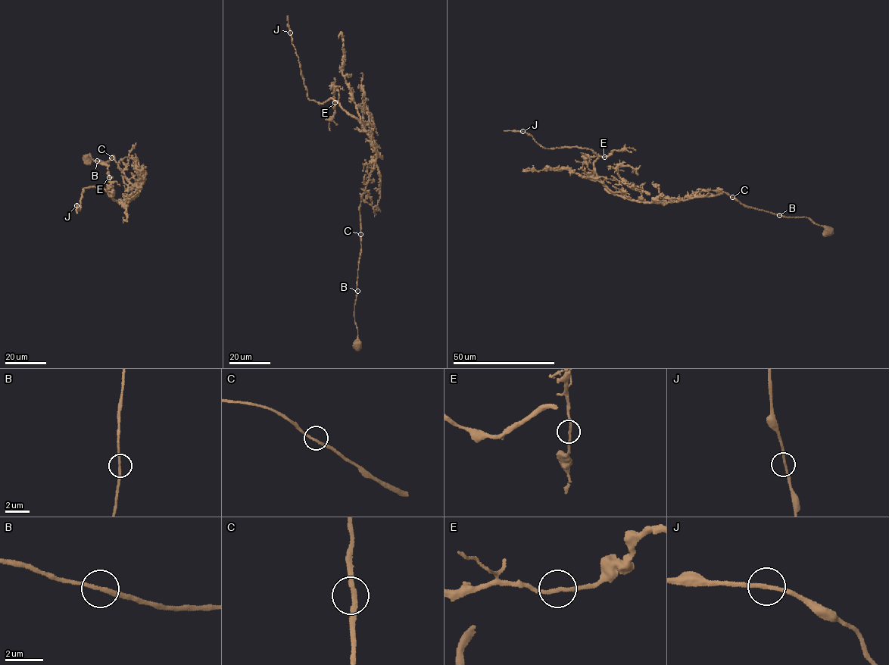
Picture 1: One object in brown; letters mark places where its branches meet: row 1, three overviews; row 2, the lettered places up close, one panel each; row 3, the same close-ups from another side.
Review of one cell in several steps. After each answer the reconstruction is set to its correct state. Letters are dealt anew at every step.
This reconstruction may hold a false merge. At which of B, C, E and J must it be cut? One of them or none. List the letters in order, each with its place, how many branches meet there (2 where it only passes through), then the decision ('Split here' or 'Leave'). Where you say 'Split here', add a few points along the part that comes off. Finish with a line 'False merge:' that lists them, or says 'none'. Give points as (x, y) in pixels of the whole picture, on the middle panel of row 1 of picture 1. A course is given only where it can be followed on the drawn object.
B: Place: (357, 291). Branches: 2. Leave
C: Place: (360, 234). Branches: 2. Leave
E: Place: (335, 102). Branches: 2. Leave
J: Place: (290, 32). Branches: 2. Leave
False merge: none

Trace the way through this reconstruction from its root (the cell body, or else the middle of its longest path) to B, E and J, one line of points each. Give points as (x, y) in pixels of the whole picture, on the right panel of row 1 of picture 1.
B: (828, 231), (808, 218), (780, 215)
E: (828, 231), (719, 191), (631, 201), (588, 168), (587, 157), (604, 157)
J: (828, 231), (719, 191), (631, 201), (606, 189), (594, 151), (544, 148), (522, 131)

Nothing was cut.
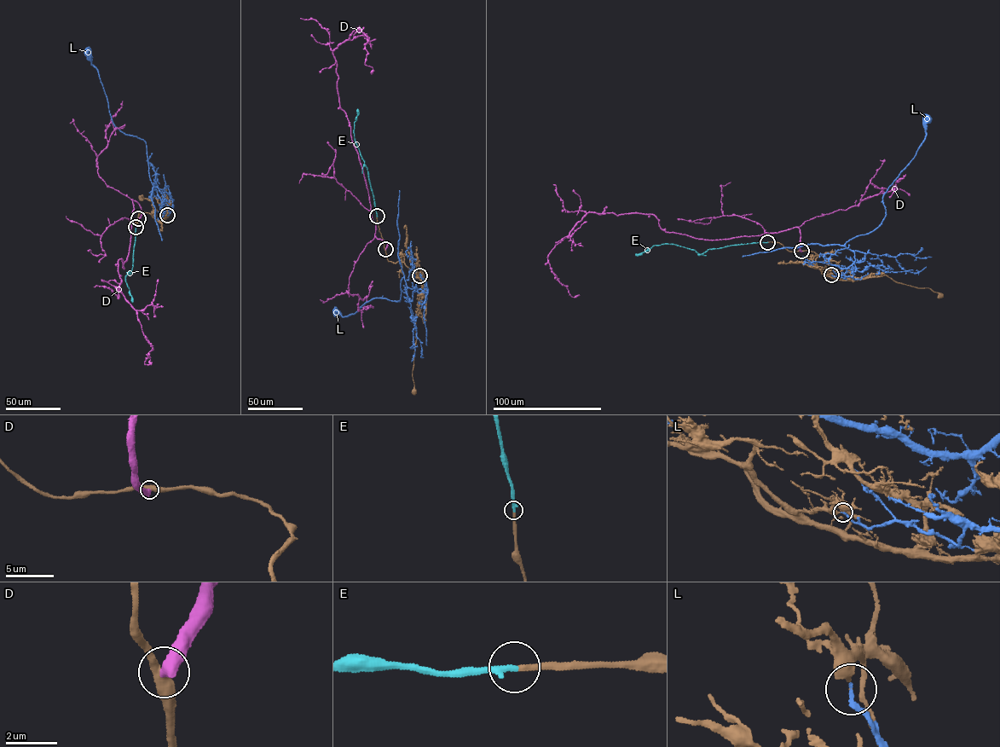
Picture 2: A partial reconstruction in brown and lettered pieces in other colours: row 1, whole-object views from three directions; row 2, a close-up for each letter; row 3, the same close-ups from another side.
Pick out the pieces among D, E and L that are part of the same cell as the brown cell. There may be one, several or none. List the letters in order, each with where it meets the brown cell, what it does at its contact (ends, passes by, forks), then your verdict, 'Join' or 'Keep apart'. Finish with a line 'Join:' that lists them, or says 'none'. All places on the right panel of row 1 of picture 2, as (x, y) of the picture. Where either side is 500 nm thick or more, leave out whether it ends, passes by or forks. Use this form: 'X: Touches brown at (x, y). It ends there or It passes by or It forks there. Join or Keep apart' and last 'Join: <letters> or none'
D: Touches brown at (801, 251). Keep apart
E: Touches brown at (767, 242). It ends there. Join
L: Touches brown at (831, 275). It ends there. Keep apart
Join: E

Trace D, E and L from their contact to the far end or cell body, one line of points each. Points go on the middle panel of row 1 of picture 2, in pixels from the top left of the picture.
D: (385, 249), (337, 87), (333, 49), (356, 28), (367, 39), (371, 73)
E: (377, 216), (367, 168), (355, 140), (354, 122), (358, 109)
L: (419, 275), (428, 292), (409, 288), (404, 277), (400, 300), (376, 298), (355, 313), (343, 316), (334, 307)

